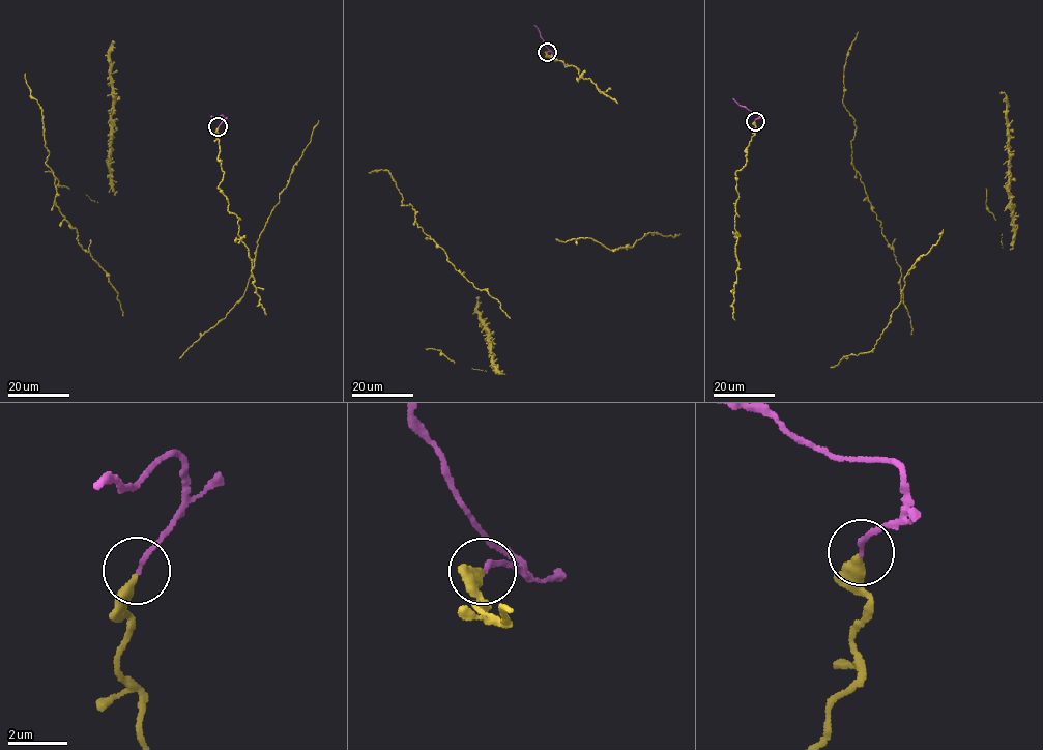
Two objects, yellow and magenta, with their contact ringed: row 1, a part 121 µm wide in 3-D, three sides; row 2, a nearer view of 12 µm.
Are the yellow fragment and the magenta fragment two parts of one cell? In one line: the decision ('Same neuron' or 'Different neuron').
Same neuron

